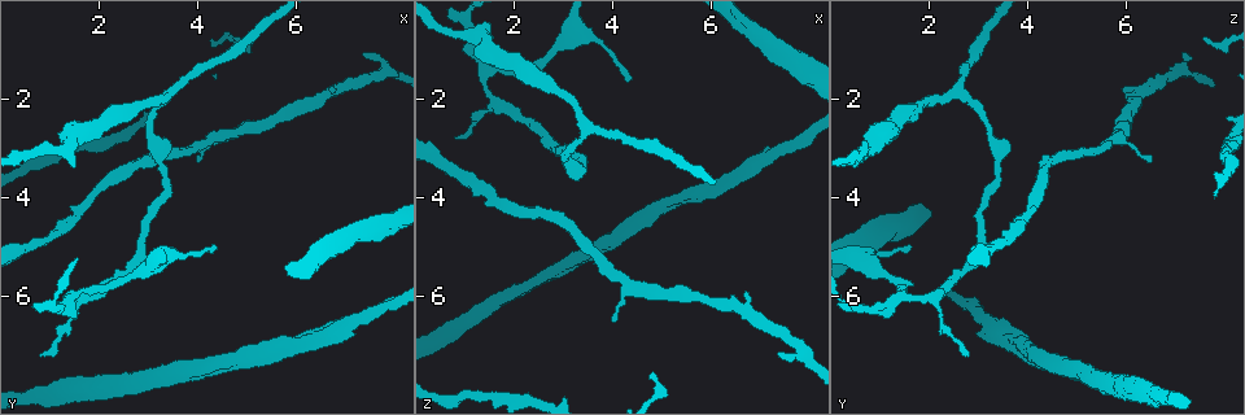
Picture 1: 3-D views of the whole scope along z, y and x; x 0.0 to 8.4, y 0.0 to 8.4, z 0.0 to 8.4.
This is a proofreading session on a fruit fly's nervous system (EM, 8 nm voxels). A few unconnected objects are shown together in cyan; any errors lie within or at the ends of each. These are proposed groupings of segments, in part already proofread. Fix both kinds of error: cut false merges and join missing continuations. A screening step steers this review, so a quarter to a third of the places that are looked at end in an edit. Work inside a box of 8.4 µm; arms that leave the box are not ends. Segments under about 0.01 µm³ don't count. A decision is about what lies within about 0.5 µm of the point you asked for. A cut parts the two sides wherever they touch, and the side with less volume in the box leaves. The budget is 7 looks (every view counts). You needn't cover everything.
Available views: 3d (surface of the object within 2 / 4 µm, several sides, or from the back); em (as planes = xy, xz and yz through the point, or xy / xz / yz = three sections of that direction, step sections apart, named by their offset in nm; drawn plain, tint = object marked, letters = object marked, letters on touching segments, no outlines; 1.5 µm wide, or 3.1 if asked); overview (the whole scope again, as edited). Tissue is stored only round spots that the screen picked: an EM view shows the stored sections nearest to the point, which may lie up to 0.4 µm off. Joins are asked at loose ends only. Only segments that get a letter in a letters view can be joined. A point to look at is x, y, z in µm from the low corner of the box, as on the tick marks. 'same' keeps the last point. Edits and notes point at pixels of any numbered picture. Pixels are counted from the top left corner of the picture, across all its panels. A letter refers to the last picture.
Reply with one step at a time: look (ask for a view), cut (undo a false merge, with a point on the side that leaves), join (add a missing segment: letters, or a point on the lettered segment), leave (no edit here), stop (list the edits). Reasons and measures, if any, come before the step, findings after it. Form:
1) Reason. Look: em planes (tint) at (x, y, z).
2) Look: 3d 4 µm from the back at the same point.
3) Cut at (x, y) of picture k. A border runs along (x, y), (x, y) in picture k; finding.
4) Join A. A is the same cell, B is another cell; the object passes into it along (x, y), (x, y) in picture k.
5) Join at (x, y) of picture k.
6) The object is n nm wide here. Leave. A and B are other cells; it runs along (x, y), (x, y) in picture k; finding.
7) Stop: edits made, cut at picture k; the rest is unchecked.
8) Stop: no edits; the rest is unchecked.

Tapers out. Look: em xy step 8 (tint) at (4.05, 3.25, 6.50).

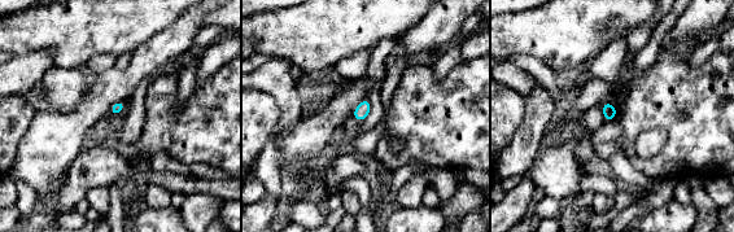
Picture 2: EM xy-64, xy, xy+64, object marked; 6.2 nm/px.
Look: em yz step 4 (letters) at the same point.

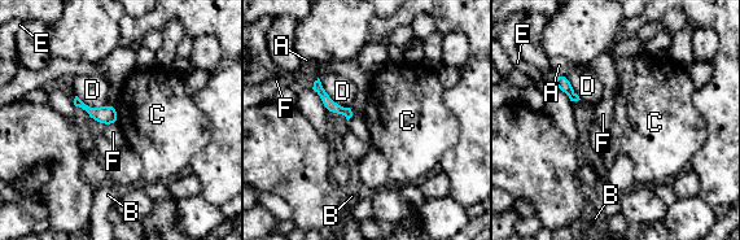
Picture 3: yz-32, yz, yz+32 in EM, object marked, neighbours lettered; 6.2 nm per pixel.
Leave. A, B, C, D, E and F are other cells; it runs along (316, 83), (335, 108), (349, 114) in picture 3; none of them fits.

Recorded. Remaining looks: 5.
Thick turns thin. Look: 3d 4 µm at (3.35, 2.00, 2.50).

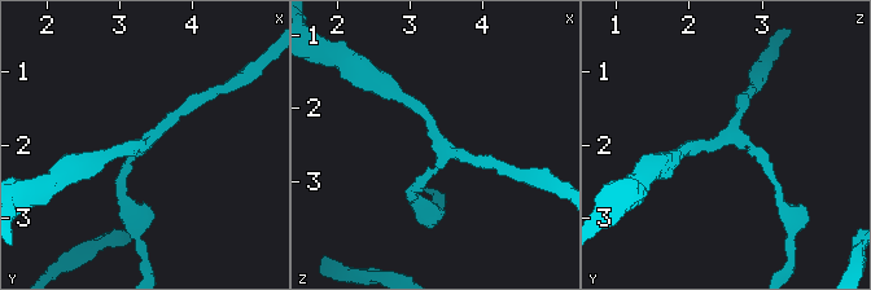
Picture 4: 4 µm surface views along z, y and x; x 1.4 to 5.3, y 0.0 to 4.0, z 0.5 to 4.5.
3 arms meet here; shape alone is not enough. Look: em planes (letters) at (3.40, 1.90, 2.50).

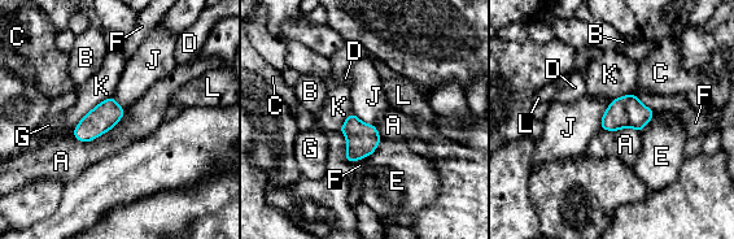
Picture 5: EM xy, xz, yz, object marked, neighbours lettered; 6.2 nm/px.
The object is 160 nm wide here. Leave. A, B, C, D, E, F, G, J, K and L are other cells; a border runs along (113, 94), (97, 103), (71, 134) in picture 5; all the same neuron.

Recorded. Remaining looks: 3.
Narrows sharply. Look: em planes (tint) at (1.55, 6.45, 2.20).

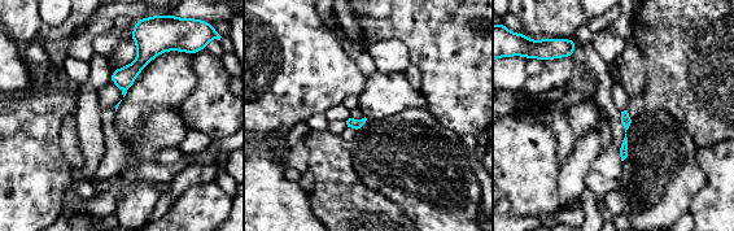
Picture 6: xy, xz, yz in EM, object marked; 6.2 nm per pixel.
Look: em planes (letters) at the same point.

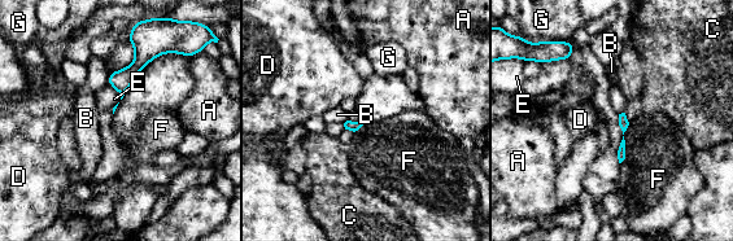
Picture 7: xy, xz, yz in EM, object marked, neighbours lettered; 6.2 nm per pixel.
The longest contact is with F, 260 nm. Leave. A, B, C, D, E, F and G are other cells; a border runs along (629, 123), (620, 163) in picture 7; continuous, no second neuron.

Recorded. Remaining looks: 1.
Stop: no edits; the rest is unchecked.

